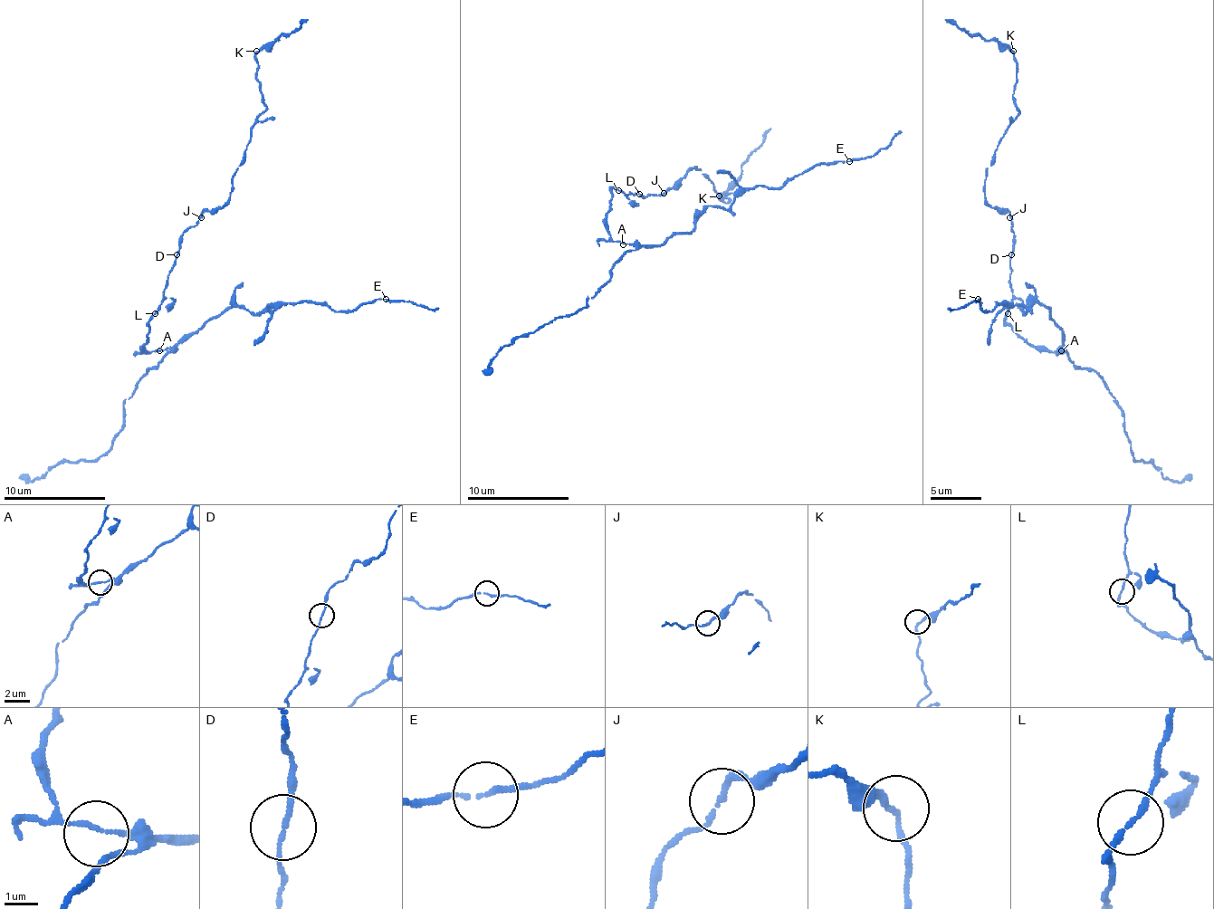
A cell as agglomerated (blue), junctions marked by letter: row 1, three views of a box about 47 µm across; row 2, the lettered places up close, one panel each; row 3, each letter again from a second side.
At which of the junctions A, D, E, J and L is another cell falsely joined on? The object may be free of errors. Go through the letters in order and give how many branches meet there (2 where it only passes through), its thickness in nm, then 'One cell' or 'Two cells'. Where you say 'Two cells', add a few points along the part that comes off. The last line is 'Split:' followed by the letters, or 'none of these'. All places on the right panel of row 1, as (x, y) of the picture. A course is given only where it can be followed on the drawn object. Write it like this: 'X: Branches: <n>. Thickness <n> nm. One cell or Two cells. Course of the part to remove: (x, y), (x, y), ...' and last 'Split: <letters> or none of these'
A: Branches: 2. Thickness 130 nm. One cell
D: Branches: 2. Thickness 130 nm. One cell
E: Branches: 2. Thickness 140 nm. One cell
J: Branches: 2. Thickness 150 nm. One cell
L: Branches: 2. Thickness 160 nm. One cell
Split: none of these

